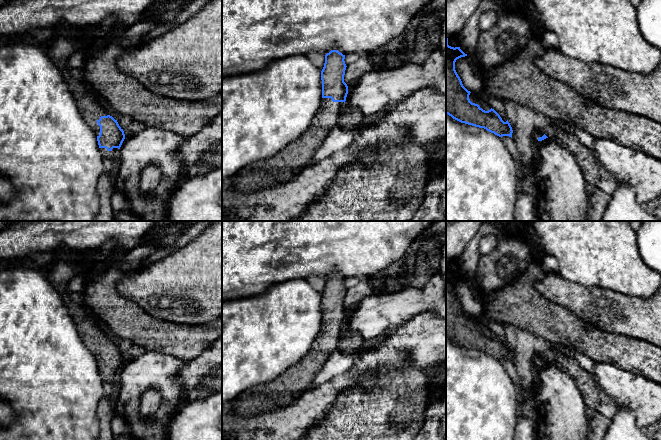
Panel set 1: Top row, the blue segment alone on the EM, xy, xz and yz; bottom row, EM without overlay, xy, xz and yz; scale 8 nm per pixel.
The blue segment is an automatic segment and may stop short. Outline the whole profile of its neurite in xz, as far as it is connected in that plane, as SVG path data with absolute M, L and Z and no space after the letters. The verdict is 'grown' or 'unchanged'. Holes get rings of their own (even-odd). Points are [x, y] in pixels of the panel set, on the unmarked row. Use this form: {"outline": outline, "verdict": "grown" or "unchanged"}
{"outline": "M337 274L325 279L321 329L305 356L281 376L240 394L231 407L232 415L251 417L270 412L314 386L316 376L338 348L345 330L348 310L344 306L344 283L345 279Z", "verdict": "grown"}

